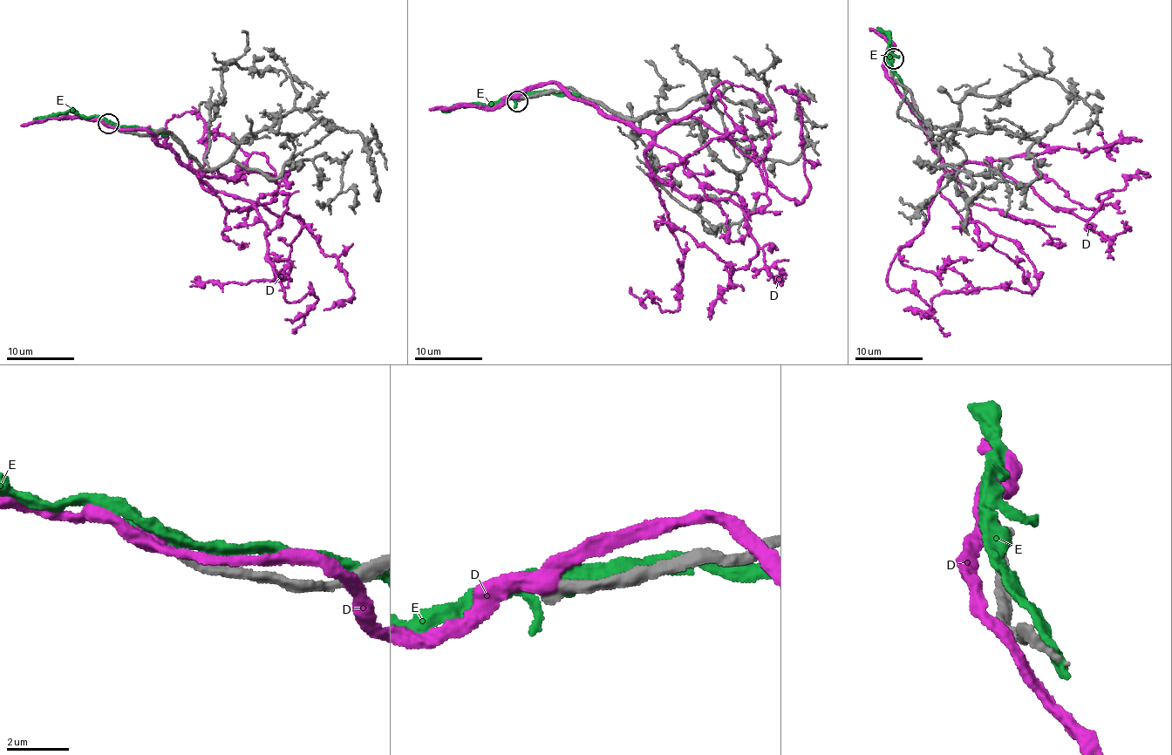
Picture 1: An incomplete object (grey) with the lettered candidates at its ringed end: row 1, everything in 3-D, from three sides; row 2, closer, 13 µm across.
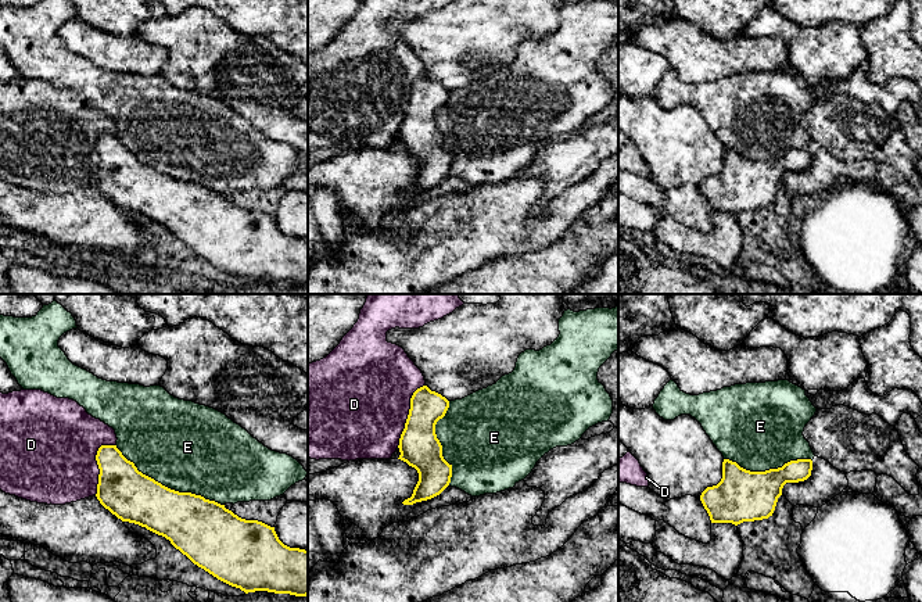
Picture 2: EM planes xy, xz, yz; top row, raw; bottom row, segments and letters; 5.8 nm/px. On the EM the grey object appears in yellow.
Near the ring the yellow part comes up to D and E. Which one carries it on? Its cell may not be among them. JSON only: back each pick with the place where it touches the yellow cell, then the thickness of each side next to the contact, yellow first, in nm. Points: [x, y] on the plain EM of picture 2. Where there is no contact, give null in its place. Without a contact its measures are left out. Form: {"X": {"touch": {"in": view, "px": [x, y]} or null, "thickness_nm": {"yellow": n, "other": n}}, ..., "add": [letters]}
{"add": []}

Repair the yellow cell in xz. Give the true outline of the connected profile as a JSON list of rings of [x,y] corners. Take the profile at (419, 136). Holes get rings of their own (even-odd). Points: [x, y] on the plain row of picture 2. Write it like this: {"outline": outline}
{"outline": [[[427,75],[417,78],[410,87],[410,98],[399,128],[399,147],[419,162],[419,171],[403,194],[431,189],[451,172],[452,154],[442,146],[442,135],[435,114],[449,97],[449,90]]]}

